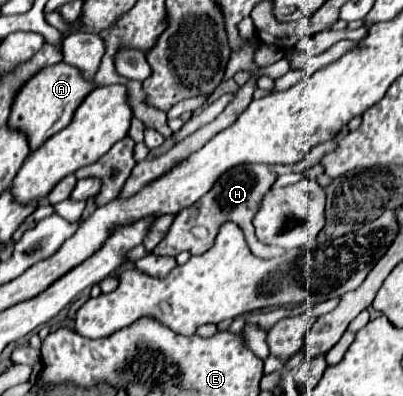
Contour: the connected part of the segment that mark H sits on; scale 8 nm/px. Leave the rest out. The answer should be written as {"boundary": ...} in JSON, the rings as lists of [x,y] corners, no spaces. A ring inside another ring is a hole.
{"boundary":[[[245,164],[245,166],[235,166],[233,170],[225,172],[217,180],[217,186],[213,186],[213,190],[209,190],[209,194],[205,194],[193,206],[181,210],[175,216],[175,222],[171,224],[167,236],[155,246],[153,254],[157,254],[157,256],[177,256],[183,250],[187,250],[191,254],[203,254],[213,244],[213,238],[217,236],[217,226],[221,226],[221,222],[225,222],[225,220],[233,220],[243,228],[245,240],[249,242],[249,248],[251,248],[253,254],[257,254],[259,258],[281,256],[285,250],[259,242],[257,236],[255,236],[253,224],[251,224],[253,214],[257,212],[257,206],[259,206],[261,198],[271,188],[275,178],[277,178],[277,172],[269,164]]]}

